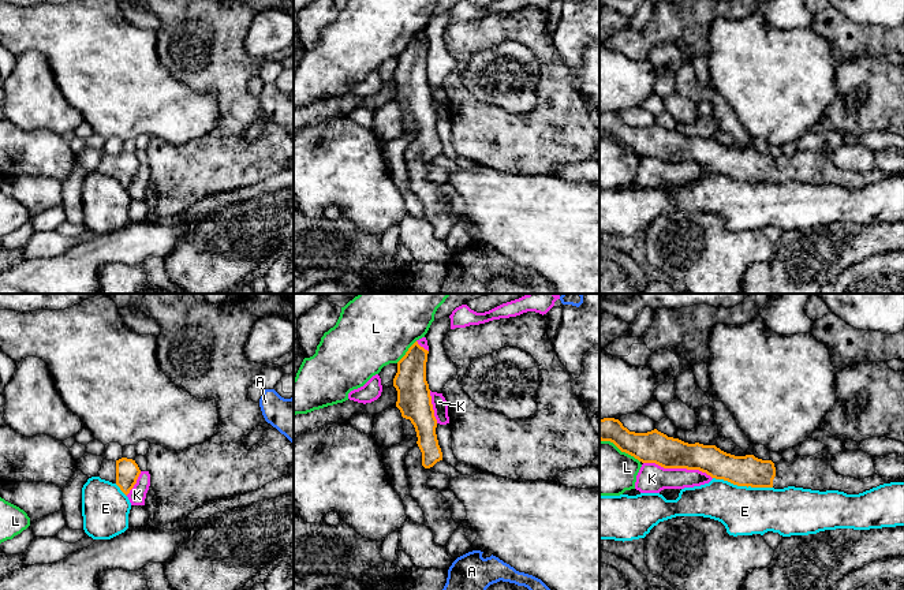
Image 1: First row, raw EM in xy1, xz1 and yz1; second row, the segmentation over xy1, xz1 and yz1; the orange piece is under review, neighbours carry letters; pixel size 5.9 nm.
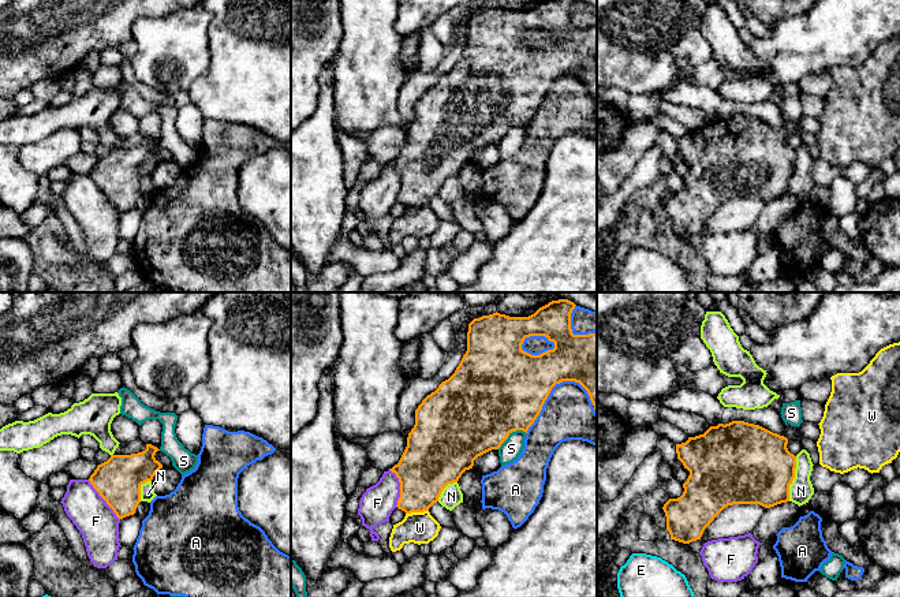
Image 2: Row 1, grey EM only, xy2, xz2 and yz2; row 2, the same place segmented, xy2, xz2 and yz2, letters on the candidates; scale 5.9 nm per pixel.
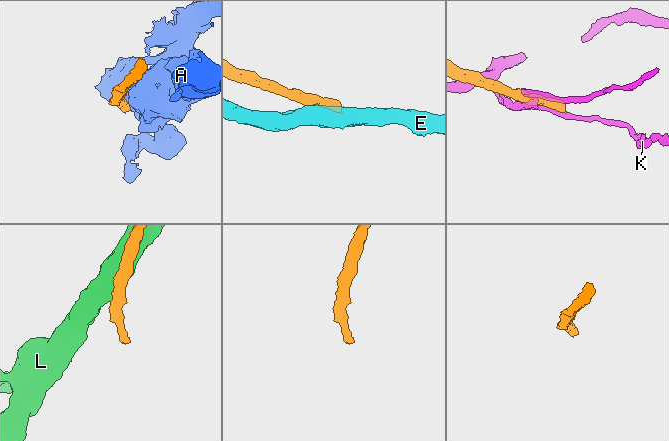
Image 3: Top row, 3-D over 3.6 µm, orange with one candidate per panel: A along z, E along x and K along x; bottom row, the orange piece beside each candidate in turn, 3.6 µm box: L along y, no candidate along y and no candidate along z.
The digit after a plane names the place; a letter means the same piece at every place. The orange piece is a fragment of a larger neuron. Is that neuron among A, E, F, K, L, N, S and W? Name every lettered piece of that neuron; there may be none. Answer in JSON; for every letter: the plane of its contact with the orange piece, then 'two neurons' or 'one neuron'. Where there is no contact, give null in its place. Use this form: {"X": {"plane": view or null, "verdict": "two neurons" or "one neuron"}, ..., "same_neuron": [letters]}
{"A": {"plane": "xz2", "verdict": "two neurons"}, "E": {"plane": "yz1", "verdict": "two neurons"}, "F": {"plane": "xy2", "verdict": "two neurons"}, "K": {"plane": "yz1", "verdict": "two neurons"}, "L": {"plane": "xz1", "verdict": "two neurons"}, "N": {"plane": "yz2", "verdict": "two neurons"}, "S": {"plane": "xz2", "verdict": "two neurons"}, "W": {"plane": "xz2", "verdict": "two neurons"}, "same_neuron": []}

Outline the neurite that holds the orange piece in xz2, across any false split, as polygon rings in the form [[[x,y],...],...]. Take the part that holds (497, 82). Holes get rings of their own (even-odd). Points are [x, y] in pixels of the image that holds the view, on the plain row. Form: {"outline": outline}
{"outline": [[[542,0],[529,11],[496,5],[468,18],[466,48],[455,67],[418,100],[407,141],[399,157],[389,163],[400,176],[399,204],[406,208],[429,205],[442,183],[473,163],[478,150],[498,143],[512,126],[527,127],[556,78],[579,77],[597,108],[597,26],[574,29],[574,3]],[[530,30],[545,30],[554,37],[554,42],[531,49],[522,44],[524,33]]]}

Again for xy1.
{"outline": [[[122,152],[116,156],[104,153],[97,171],[116,178],[127,190],[137,178],[139,168],[141,164],[135,154]]]}

